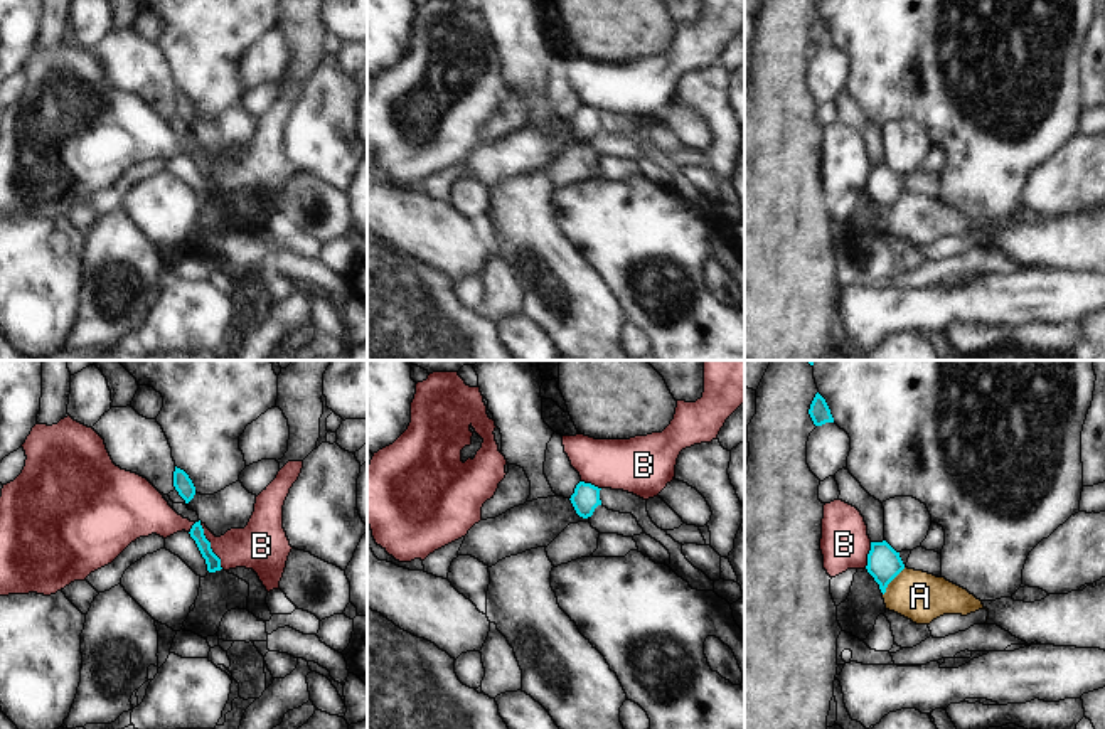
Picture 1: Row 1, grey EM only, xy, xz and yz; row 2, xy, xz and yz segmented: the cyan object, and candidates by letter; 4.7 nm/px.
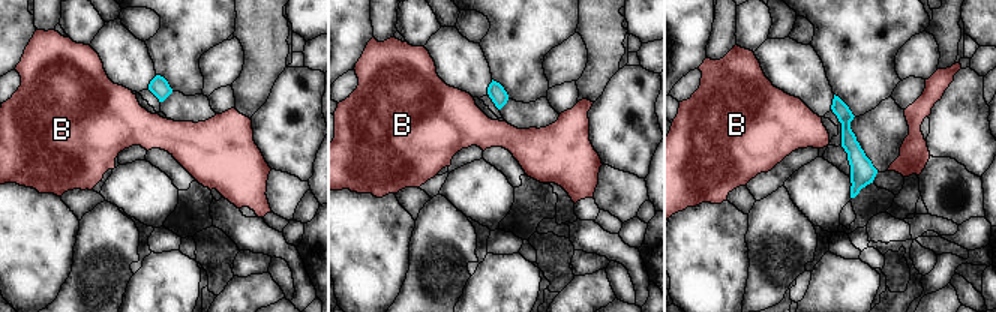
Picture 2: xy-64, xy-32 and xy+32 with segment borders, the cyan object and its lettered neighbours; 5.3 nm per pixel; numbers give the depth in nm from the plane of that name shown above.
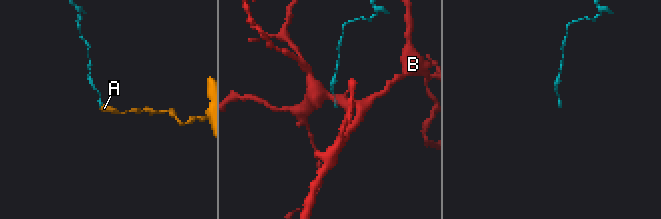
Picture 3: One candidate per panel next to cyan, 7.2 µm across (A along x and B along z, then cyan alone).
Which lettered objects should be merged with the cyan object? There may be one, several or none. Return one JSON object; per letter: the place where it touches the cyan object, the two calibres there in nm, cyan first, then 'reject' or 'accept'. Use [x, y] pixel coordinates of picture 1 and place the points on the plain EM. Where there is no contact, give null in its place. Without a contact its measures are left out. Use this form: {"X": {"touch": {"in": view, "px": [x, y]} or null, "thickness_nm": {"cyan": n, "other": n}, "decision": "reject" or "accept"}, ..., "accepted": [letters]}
{"A": {"touch": {"in": "yz", "px": [891, 202]}, "thickness_nm": {"cyan": 160, "other": 240}, "decision": "reject"}, "B": {"touch": {"in": "xy", "px": [209, 169]}, "thickness_nm": {"cyan": 70, "other": 240}, "decision": "reject"}, "accepted": []}

